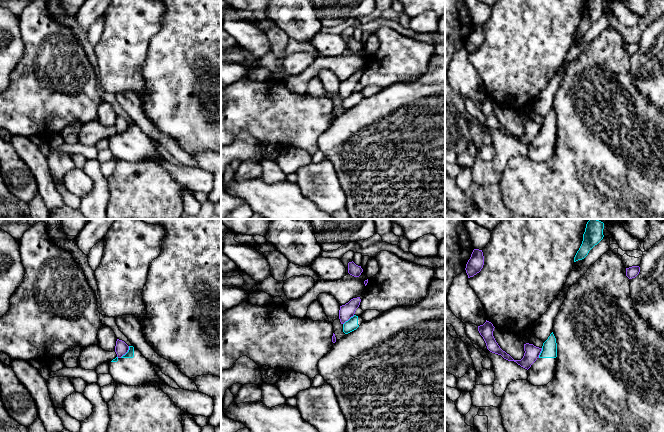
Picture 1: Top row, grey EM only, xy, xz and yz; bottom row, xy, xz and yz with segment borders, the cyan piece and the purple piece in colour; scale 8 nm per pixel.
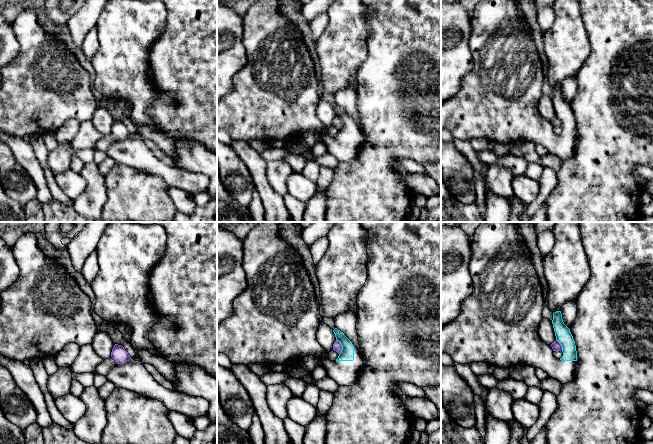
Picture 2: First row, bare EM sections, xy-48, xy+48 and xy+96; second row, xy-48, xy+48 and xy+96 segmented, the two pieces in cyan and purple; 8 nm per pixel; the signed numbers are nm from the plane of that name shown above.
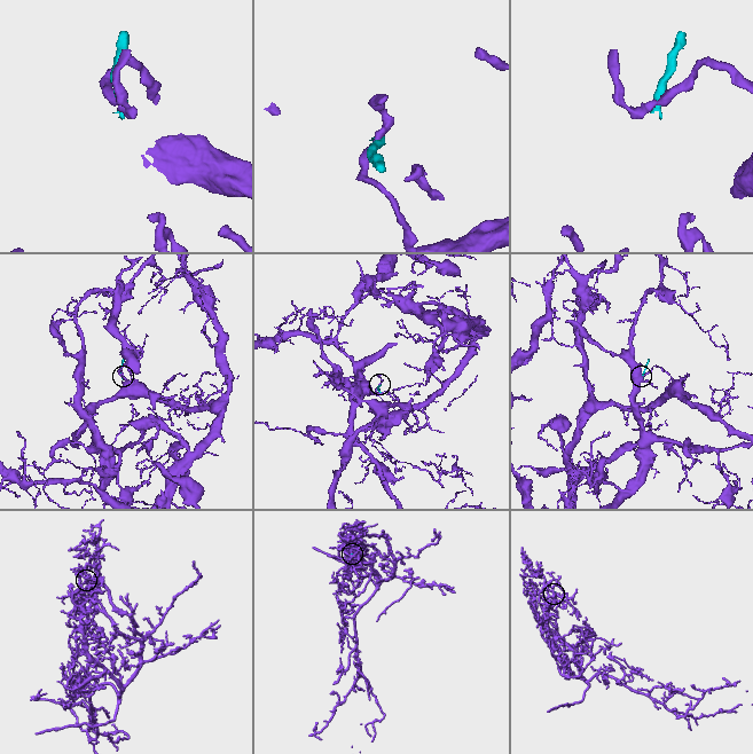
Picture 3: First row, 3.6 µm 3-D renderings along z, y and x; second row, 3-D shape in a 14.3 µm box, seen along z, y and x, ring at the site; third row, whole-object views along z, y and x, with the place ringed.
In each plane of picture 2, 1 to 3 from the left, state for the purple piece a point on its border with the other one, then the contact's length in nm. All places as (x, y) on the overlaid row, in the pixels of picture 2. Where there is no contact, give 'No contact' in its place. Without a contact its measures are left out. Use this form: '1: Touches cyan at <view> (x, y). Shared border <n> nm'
1: No contact
2: Touches cyan at xy+48 (342, 347). Shared border 130 nm
3: Touches cyan at xy+96 (560, 343). Shared border 100 nm

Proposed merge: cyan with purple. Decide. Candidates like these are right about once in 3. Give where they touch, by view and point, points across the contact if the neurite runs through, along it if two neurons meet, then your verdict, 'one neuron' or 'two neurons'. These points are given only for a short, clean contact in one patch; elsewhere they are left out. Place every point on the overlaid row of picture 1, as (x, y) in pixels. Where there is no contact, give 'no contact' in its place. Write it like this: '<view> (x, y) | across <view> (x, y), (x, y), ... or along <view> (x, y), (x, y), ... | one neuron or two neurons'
xy (127, 352) | along xy (129, 346), (129, 349), (120, 357) | two neurons

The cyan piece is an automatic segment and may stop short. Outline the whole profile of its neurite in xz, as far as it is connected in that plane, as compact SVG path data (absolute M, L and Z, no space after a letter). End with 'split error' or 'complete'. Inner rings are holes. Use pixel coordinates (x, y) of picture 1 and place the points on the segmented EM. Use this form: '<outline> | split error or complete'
M354 315L353 317L351 317L348 321L346 321L343 324L343 332L345 334L348 334L356 330L363 322L364 321L361 316Z | split error

